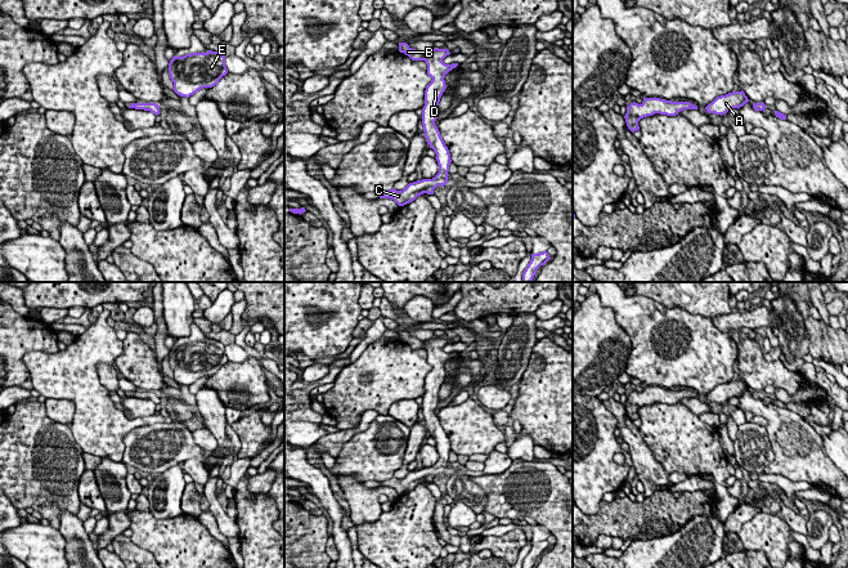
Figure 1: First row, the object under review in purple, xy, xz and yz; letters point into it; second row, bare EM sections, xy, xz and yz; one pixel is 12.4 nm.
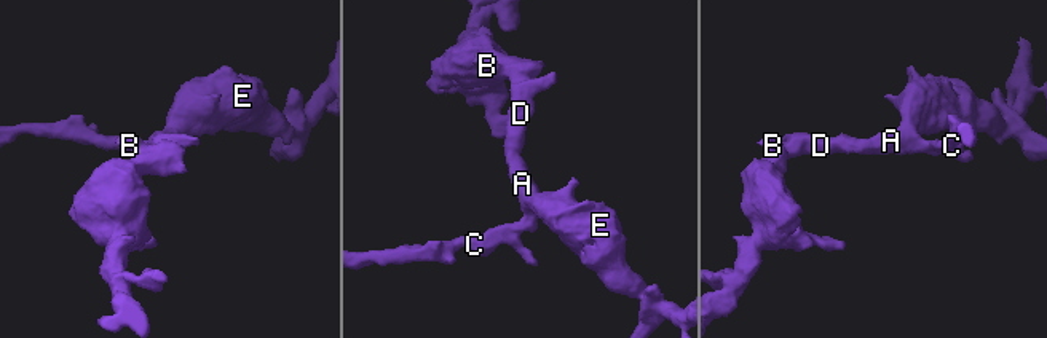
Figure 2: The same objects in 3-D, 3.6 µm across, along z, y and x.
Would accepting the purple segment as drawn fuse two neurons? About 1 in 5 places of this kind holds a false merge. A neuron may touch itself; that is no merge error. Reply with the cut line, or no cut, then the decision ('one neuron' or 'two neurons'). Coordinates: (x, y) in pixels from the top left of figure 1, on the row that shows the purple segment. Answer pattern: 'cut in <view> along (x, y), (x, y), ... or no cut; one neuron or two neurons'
no cut; one neuron

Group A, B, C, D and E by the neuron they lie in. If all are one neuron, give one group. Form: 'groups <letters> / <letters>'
groups A B C D E

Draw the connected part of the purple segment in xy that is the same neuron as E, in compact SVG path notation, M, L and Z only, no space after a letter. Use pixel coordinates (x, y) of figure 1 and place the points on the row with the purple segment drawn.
M212 50L174 55L169 63L174 91L185 98L203 88L215 86L226 73L225 57Z

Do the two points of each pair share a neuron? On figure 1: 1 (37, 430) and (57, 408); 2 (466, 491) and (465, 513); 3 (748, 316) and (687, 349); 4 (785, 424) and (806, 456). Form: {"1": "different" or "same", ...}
{"1": "different", "2": "different", "3": "different", "4": "same"}

